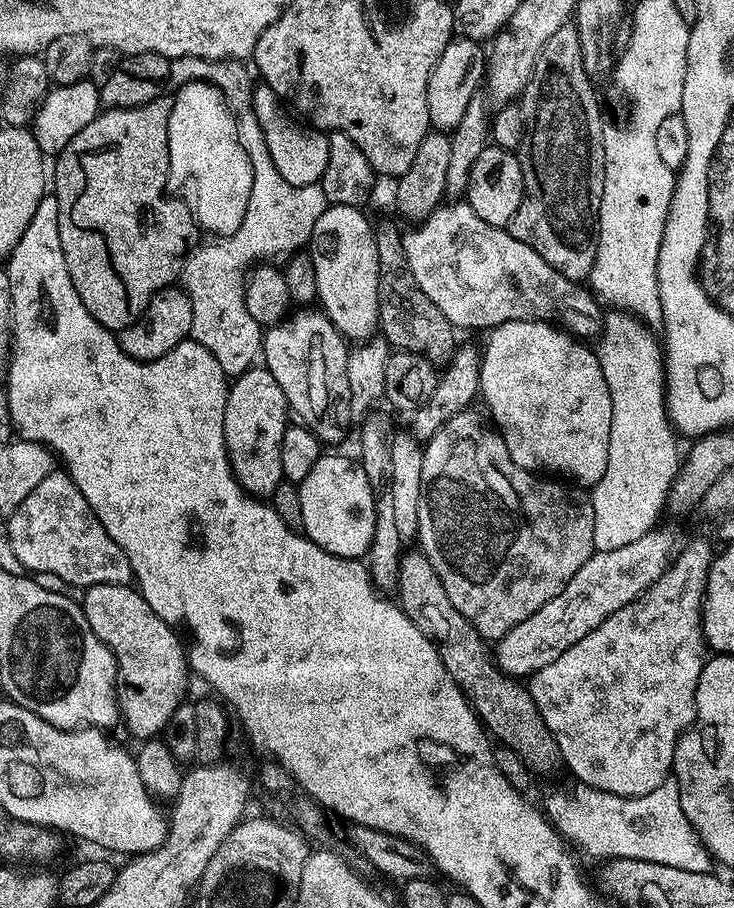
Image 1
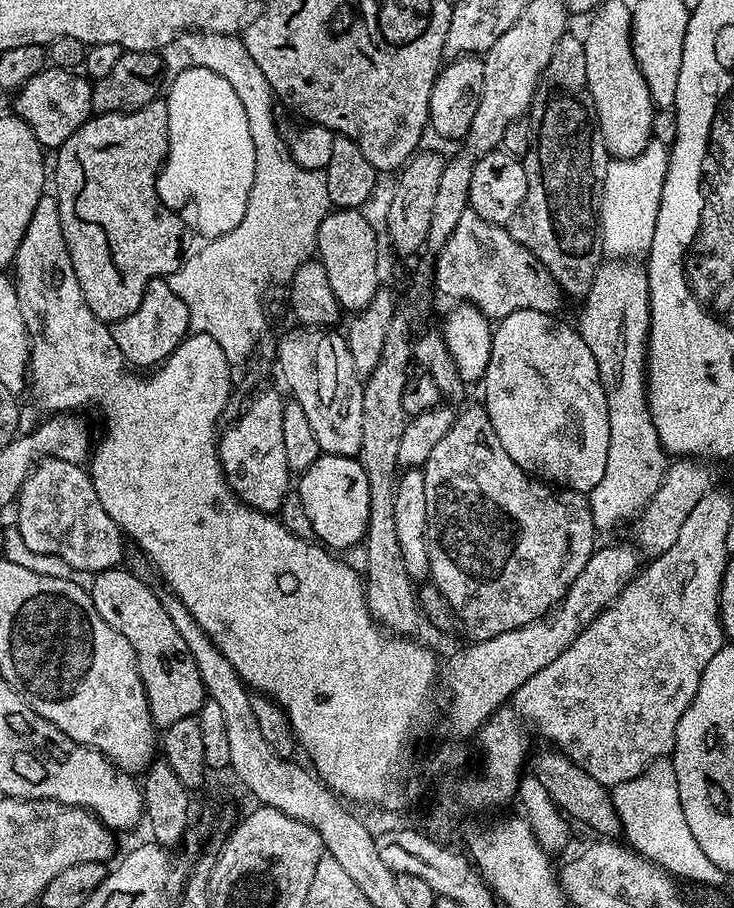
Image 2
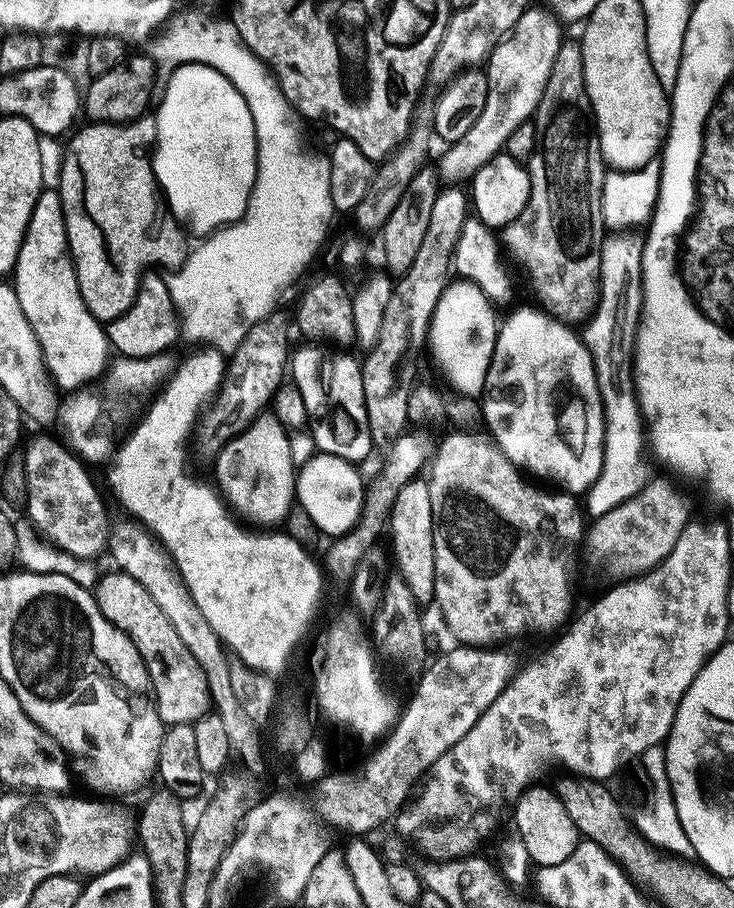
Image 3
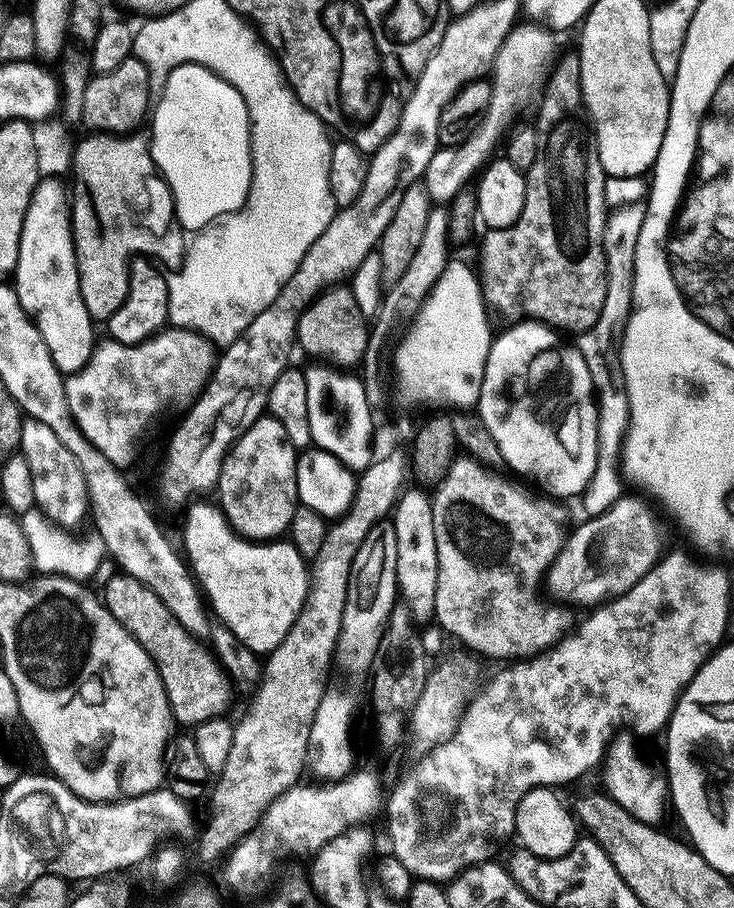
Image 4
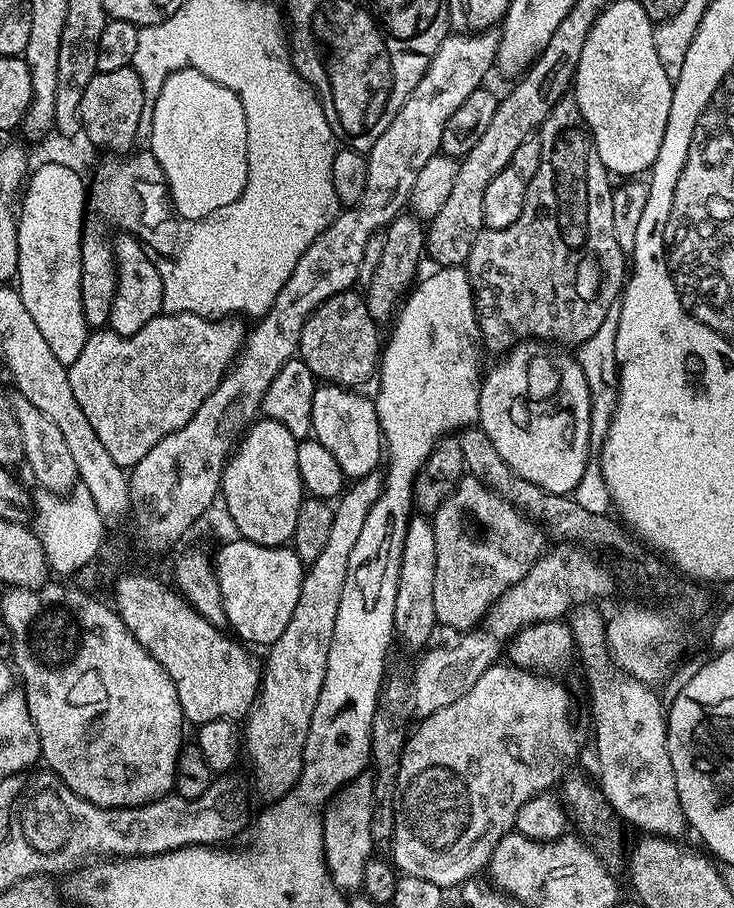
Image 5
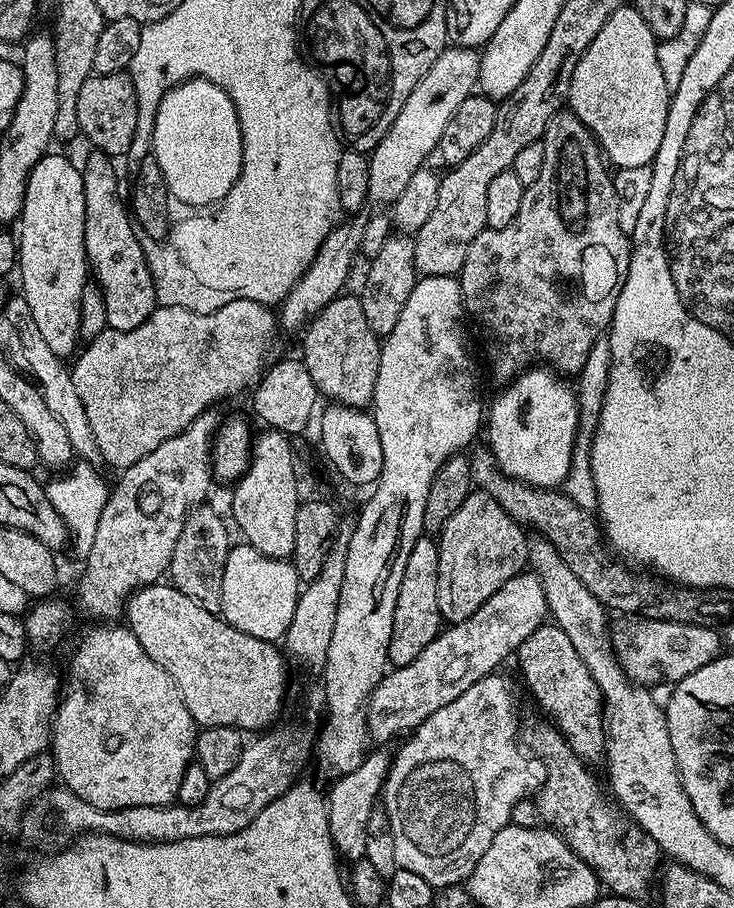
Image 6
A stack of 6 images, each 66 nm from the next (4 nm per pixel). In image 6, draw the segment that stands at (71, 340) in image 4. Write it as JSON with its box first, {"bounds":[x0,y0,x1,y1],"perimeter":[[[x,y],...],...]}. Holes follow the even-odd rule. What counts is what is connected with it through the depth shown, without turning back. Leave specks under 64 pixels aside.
{"bounds":[18,154,90,358],"perimeter":[[[45,154],[34,170],[30,170],[18,221],[18,275],[24,287],[22,295],[30,306],[30,314],[34,314],[34,323],[38,325],[43,340],[50,345],[50,350],[54,350],[54,354],[68,358],[77,351],[82,340],[82,290],[90,283],[84,241],[86,198],[83,171],[77,165],[75,168],[72,165],[75,163],[67,155],[52,155]]]}

